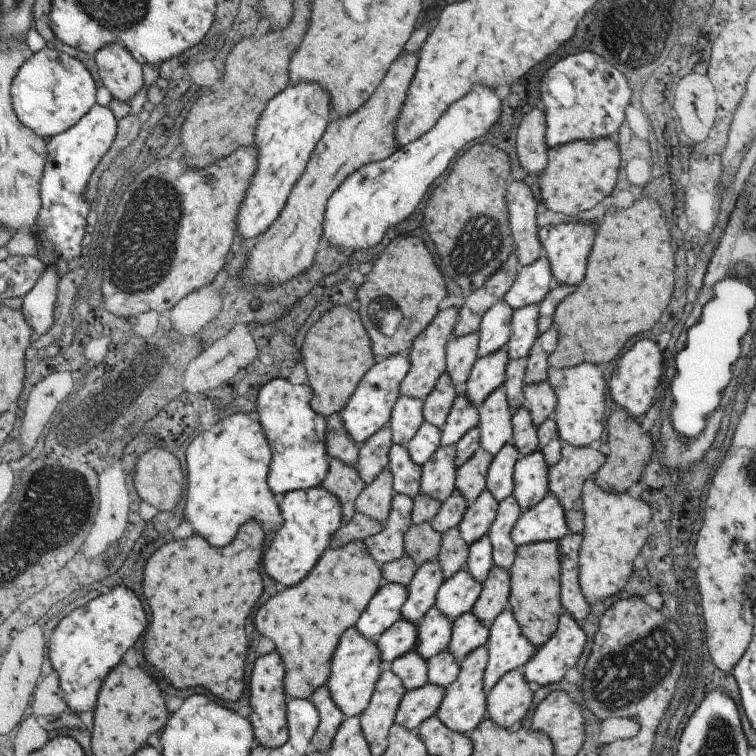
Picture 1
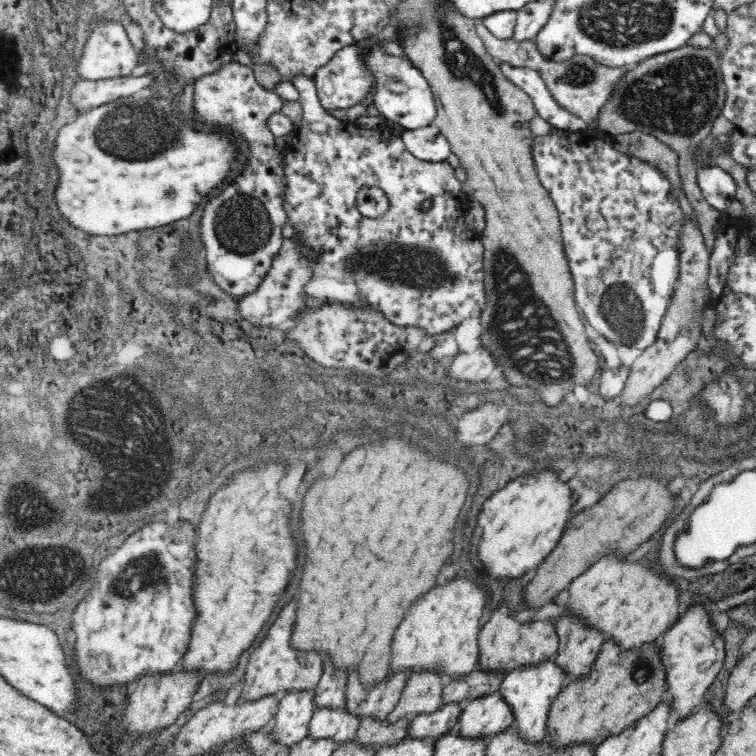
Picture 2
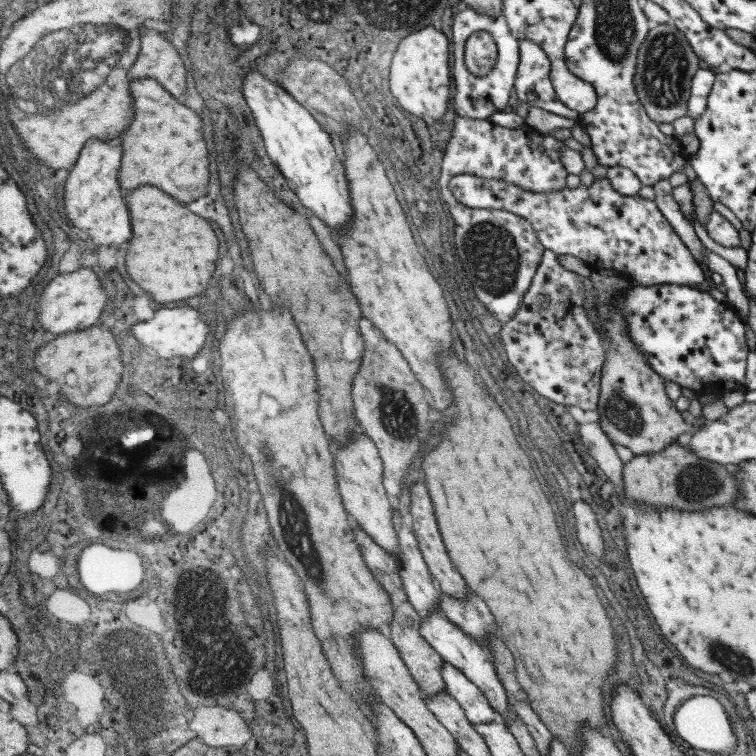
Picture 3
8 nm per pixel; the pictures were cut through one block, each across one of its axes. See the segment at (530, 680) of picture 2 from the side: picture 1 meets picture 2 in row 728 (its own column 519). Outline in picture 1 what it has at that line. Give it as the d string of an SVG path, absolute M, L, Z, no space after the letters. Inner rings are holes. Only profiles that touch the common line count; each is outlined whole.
M547 494L533 508L525 510L513 524L509 538L515 548L535 542L559 542L569 534L563 510L553 494Z

